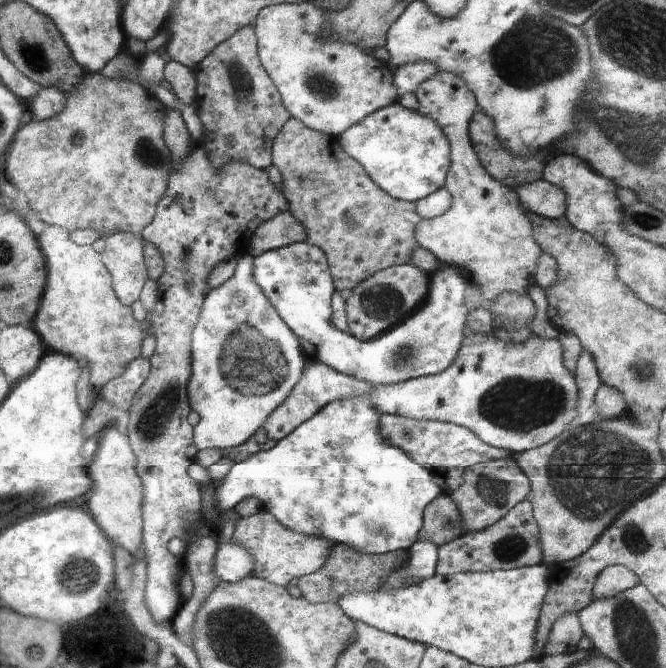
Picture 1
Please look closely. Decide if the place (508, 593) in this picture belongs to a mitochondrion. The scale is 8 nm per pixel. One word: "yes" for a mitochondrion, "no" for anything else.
no

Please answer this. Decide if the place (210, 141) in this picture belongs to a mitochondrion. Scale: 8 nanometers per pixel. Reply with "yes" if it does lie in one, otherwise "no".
no

